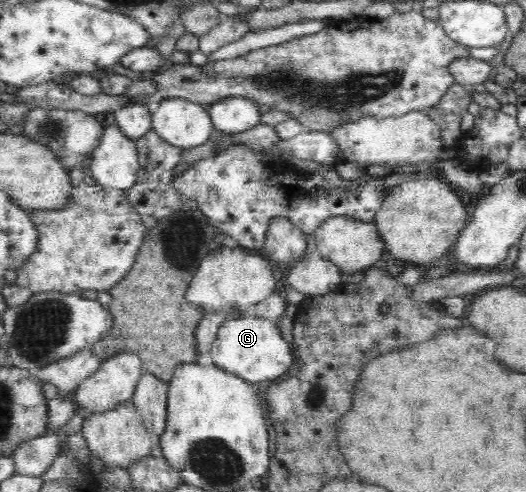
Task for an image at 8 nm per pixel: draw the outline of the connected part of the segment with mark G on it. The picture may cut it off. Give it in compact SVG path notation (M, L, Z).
M246 315L225 321L210 345L208 360L211 364L235 374L247 382L261 382L265 378L279 378L292 365L291 345L281 337L276 323L259 316Z

